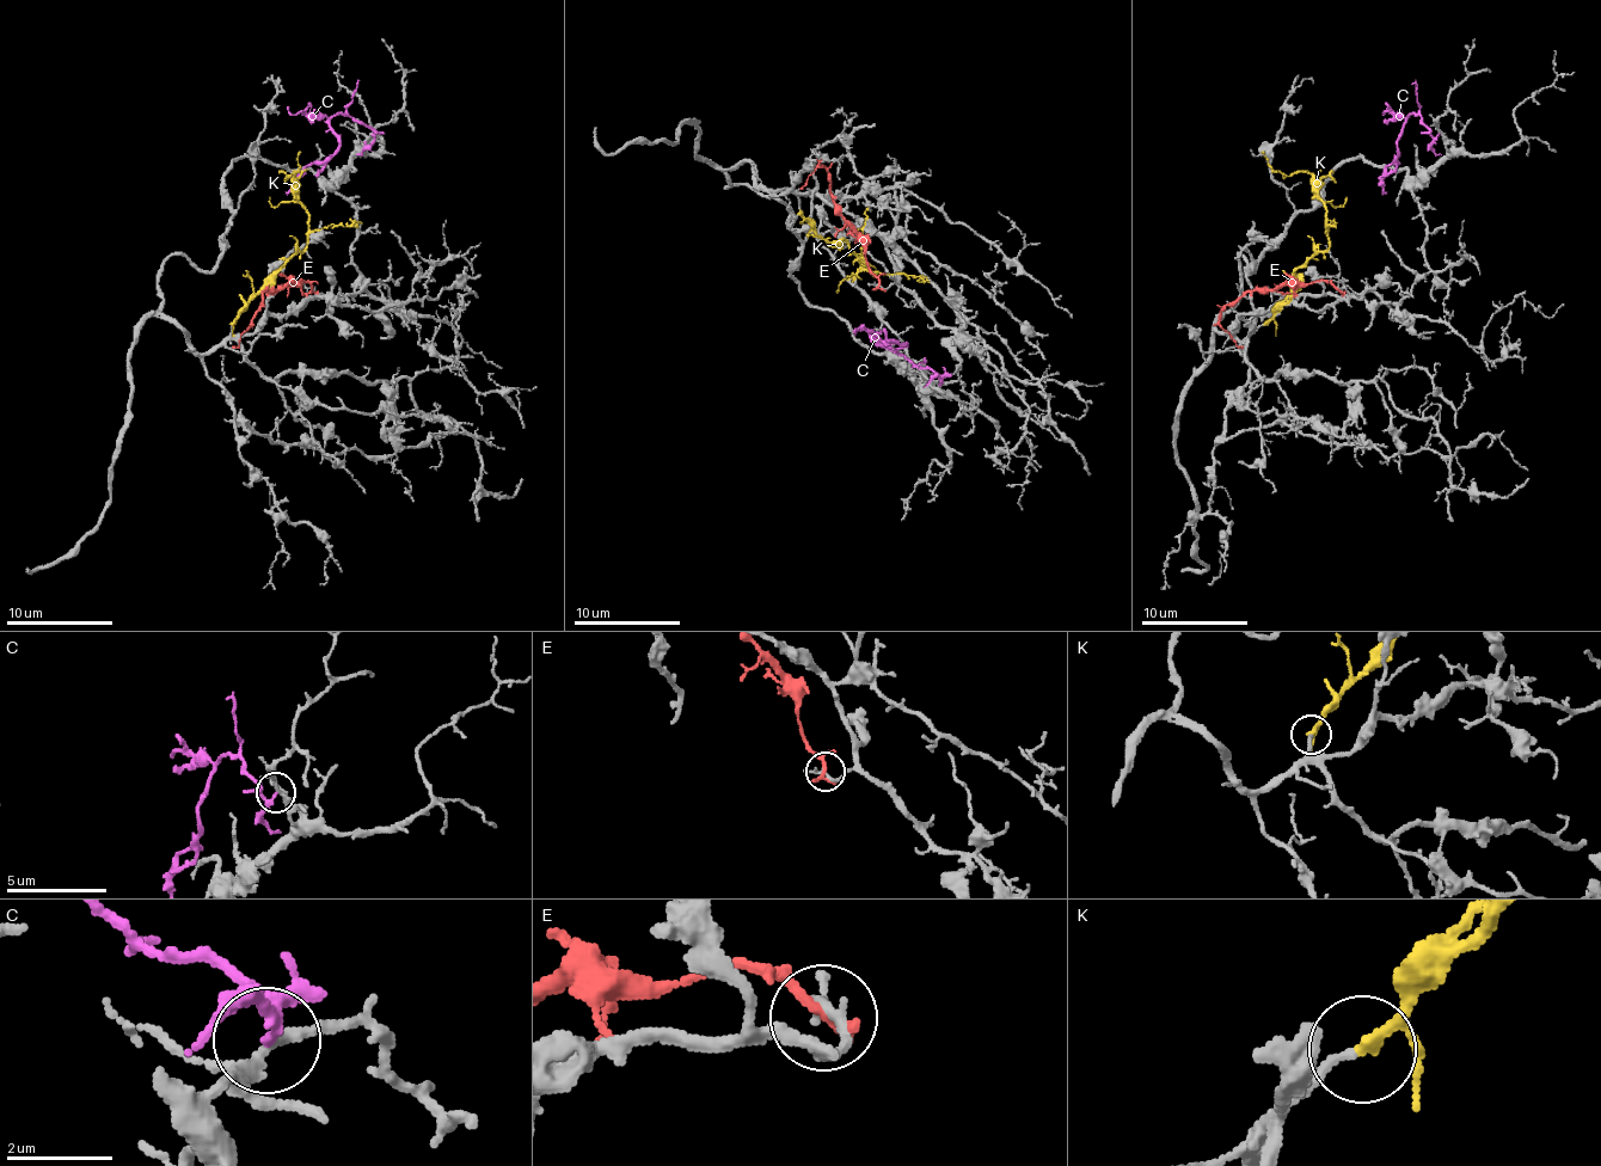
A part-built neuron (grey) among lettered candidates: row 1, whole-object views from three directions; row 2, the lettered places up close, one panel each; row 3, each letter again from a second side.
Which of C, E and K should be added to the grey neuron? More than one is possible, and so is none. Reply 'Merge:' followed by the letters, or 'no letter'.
Merge: K

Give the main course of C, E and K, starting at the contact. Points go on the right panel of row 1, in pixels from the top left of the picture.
C: (1437, 134), (1429, 132), (1422, 118), (1411, 115), (1403, 126), (1398, 158), (1381, 195)
E: (1339, 292), (1325, 281), (1294, 283), (1256, 288), (1230, 301), (1219, 323), (1235, 344), (1243, 347)
K: (1264, 323), (1296, 288), (1294, 272), (1329, 246), (1318, 182), (1305, 171), (1288, 177), (1275, 171), (1262, 153)

